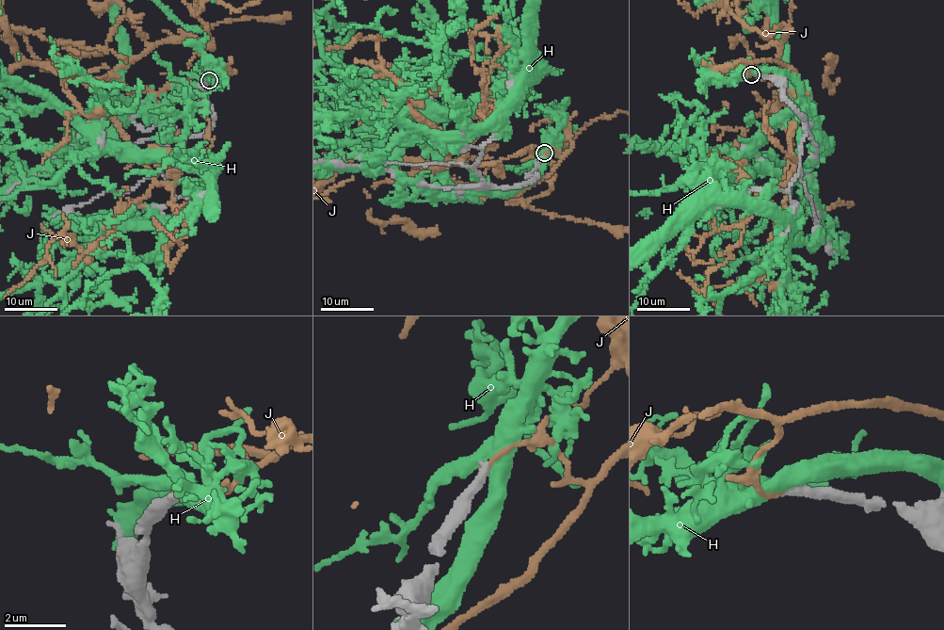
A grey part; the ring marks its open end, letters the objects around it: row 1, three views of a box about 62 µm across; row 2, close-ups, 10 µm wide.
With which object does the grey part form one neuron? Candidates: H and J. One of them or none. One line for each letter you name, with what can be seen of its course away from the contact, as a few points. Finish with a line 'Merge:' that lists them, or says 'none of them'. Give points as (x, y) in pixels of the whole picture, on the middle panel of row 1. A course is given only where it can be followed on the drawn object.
Merge: none of them

